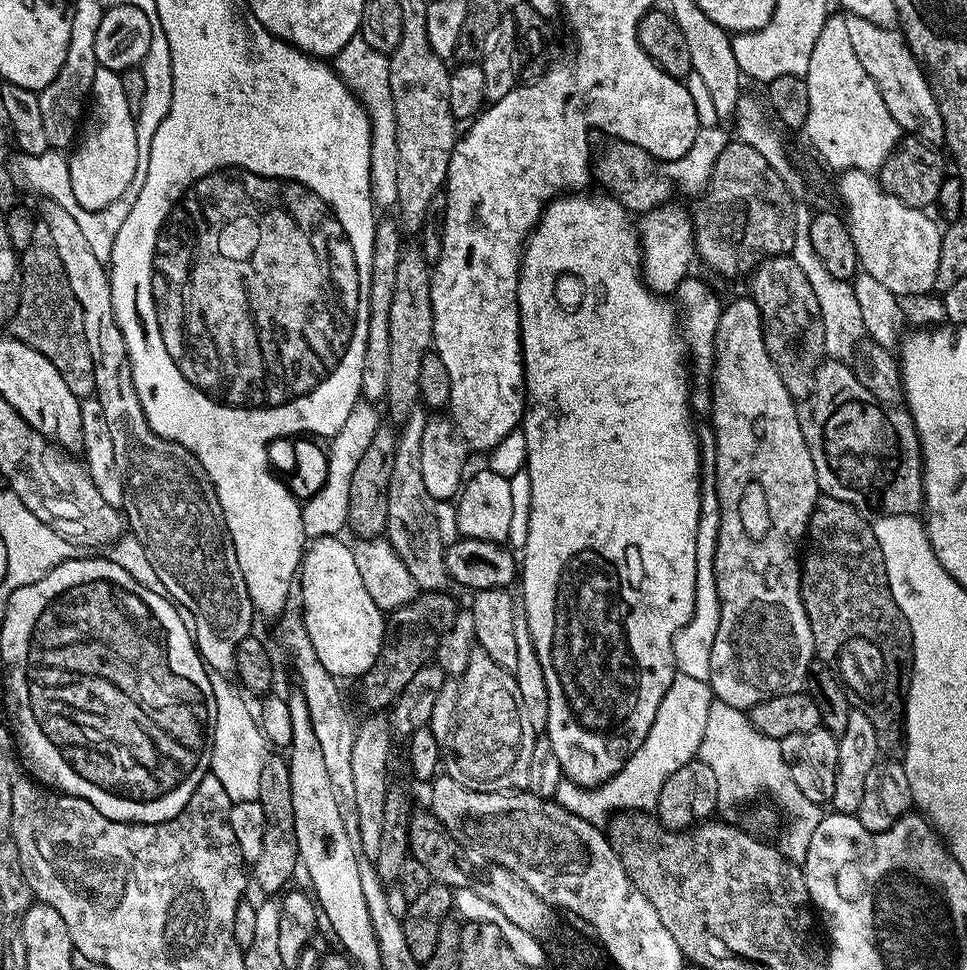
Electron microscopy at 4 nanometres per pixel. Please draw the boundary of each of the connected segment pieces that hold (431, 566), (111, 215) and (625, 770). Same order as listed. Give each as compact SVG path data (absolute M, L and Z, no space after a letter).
M417 406L399 425L394 450L394 471L390 473L390 510L386 538L394 546L398 558L402 558L406 570L410 570L420 592L442 592L450 584L444 561L446 539L440 533L440 520L436 517L438 502L430 490L426 490L426 481L422 479L422 434L429 419L429 413Z
M157 19L152 21L152 37L150 38L150 50L146 50L146 58L140 63L139 66L140 73L142 74L142 79L146 81L146 91L142 93L142 110L135 113L136 117L136 133L138 134L138 170L134 170L134 182L130 182L130 186L126 186L126 194L122 194L122 198L118 198L118 202L110 202L110 206L106 206L102 210L86 210L82 206L78 206L78 202L74 198L74 190L70 190L70 178L68 177L68 156L65 155L63 151L60 150L49 150L42 153L40 156L26 156L21 155L20 159L20 172L19 175L22 177L24 175L24 180L32 188L37 188L38 191L42 192L42 196L47 199L58 202L58 206L62 206L62 210L66 210L66 214L70 214L70 218L74 218L74 222L78 222L78 227L82 229L82 235L86 238L86 243L90 245L90 251L98 258L98 262L102 262L106 266L111 265L112 262L112 251L114 250L114 238L118 238L118 229L121 228L122 222L126 222L126 217L130 215L130 206L134 206L134 202L138 198L138 194L142 190L142 182L146 182L146 170L150 170L150 142L154 142L154 134L158 130L158 126L162 126L162 118L166 118L166 114L170 114L170 98L174 98L174 66L172 65L172 59L170 58L170 42L166 42L166 30L162 30L162 22Z
M677 671L670 688L659 703L658 712L642 746L634 752L606 783L594 788L583 788L567 778L562 779L553 799L564 810L577 814L591 824L603 825L617 811L652 812L667 778L699 755L707 715L715 696L708 681L693 678Z

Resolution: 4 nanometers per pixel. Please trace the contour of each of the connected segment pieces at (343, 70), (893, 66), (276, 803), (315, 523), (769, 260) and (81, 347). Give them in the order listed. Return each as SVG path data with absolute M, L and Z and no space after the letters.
M359 34L350 38L346 46L334 58L334 67L336 73L340 75L344 84L355 92L356 97L360 99L368 112L368 119L372 121L372 141L370 142L370 182L374 193L375 203L380 207L386 204L395 205L398 200L397 173L398 173L398 143L397 131L395 129L394 98L390 94L390 66L388 65L388 56L385 53L374 50L366 38Z
M852 13L845 15L844 21L850 46L853 47L858 62L865 67L866 74L870 74L870 78L873 78L878 86L886 110L890 111L894 122L898 122L901 131L917 134L919 139L933 146L939 145L944 139L941 110L929 77L908 45L904 43L903 37L895 29L880 27L869 19L860 18Z
M269 755L266 766L262 766L262 774L258 778L260 787L259 802L262 806L262 814L266 814L266 835L262 838L262 855L255 860L250 868L250 880L264 891L264 894L276 894L292 880L292 875L298 872L298 857L296 855L296 835L294 834L294 802L290 798L290 770L288 761L283 755Z
M357 402L354 410L350 410L350 418L342 422L342 430L331 437L326 451L328 455L328 469L326 480L321 488L312 497L303 501L300 513L302 514L302 530L305 537L317 536L339 537L340 531L348 528L348 511L350 510L350 478L354 478L354 470L366 446L374 439L374 430L382 426L382 416L376 413L377 405L372 402Z
M791 255L770 256L761 260L757 268L752 269L747 291L752 297L754 306L758 306L758 314L762 318L762 330L766 342L766 354L770 354L770 362L778 370L778 378L782 378L782 386L791 394L797 402L807 401L814 390L816 371L818 366L824 363L826 353L824 350L824 327L822 326L822 310L818 310L818 298L806 274L802 274L802 268L798 262L792 260Z
M37 238L32 245L23 249L18 260L18 279L20 282L20 305L10 321L11 335L17 340L26 342L26 346L34 346L38 354L46 354L50 362L54 362L54 370L62 374L66 386L75 396L88 398L95 393L94 358L90 358L90 346L86 346L86 326L82 326L82 306L78 306L78 298L74 298L74 290L70 290L70 282L66 282L66 270L62 270L62 258L58 258L58 250L54 250L51 240Z

